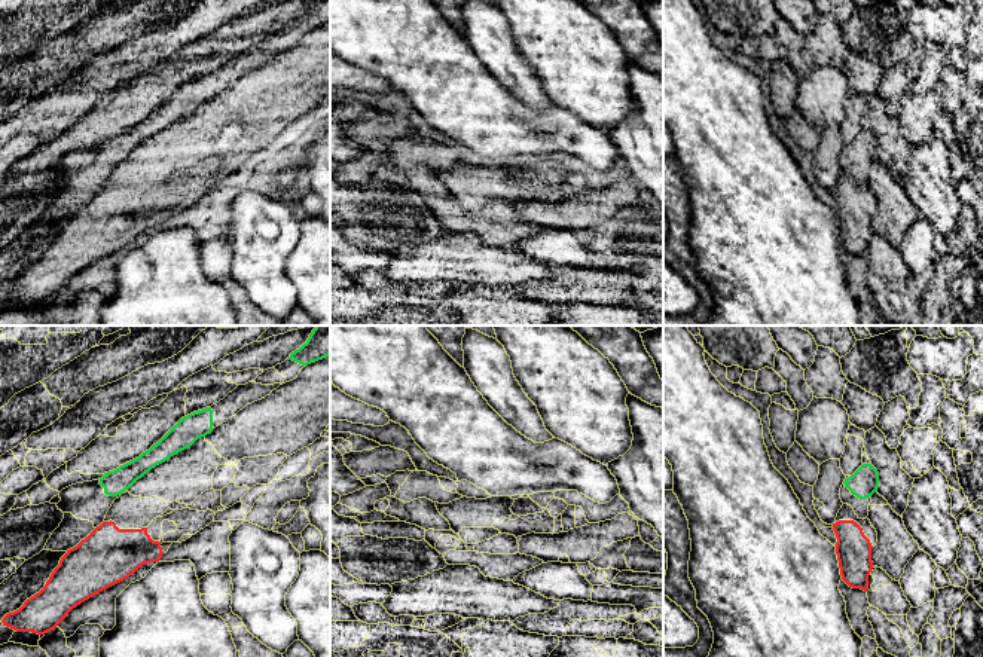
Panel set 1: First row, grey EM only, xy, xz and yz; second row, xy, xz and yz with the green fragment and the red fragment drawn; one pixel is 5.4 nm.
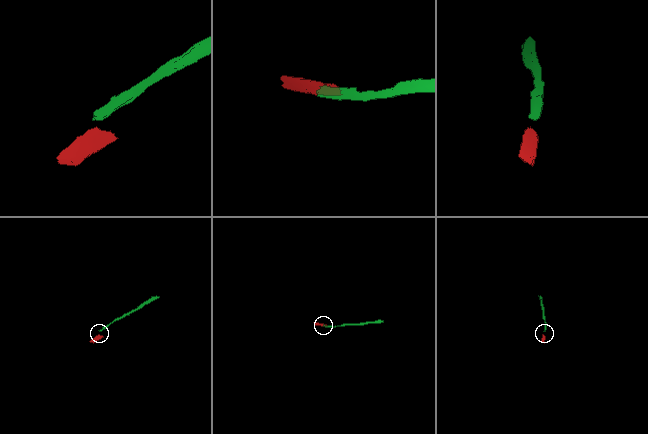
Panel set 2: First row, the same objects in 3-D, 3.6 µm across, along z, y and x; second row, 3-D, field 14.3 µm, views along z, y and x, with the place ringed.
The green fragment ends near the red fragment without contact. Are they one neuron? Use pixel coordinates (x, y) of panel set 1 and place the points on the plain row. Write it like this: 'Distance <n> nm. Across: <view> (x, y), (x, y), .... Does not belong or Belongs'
Distance 130 nm. Across: yz (860, 165), (852, 188). Does not belong

